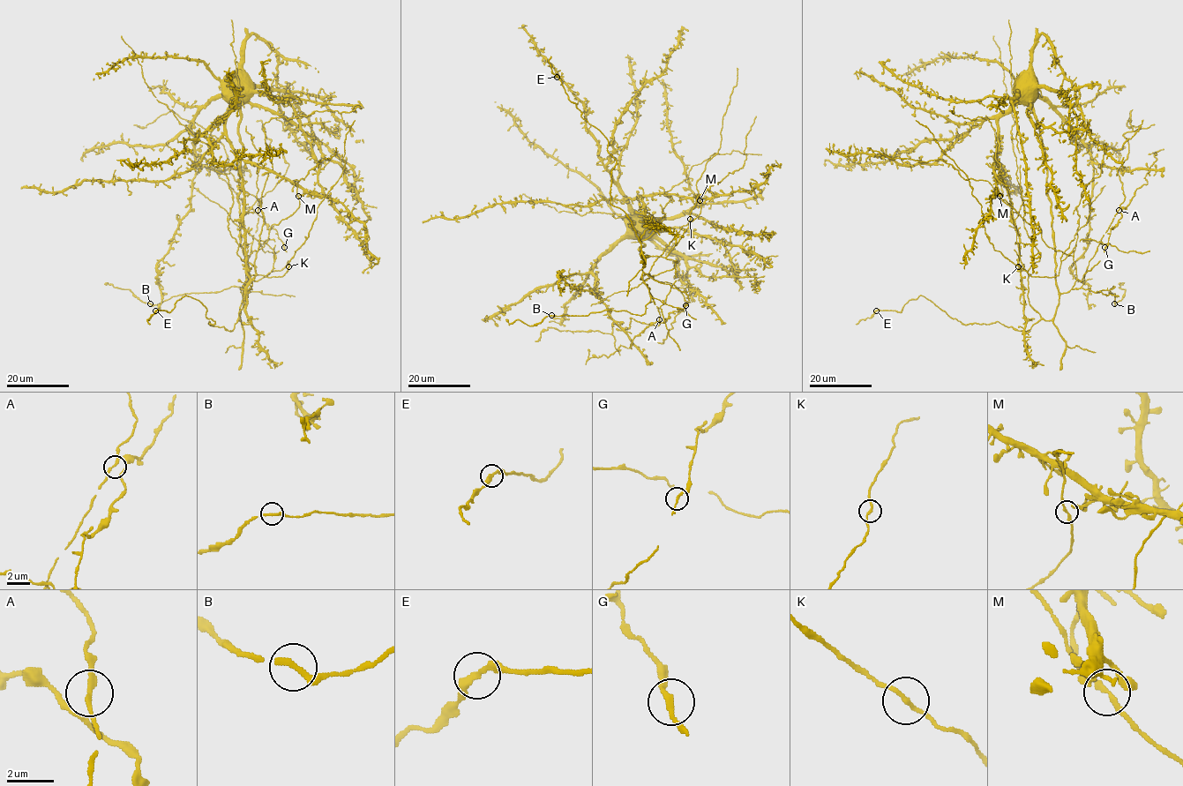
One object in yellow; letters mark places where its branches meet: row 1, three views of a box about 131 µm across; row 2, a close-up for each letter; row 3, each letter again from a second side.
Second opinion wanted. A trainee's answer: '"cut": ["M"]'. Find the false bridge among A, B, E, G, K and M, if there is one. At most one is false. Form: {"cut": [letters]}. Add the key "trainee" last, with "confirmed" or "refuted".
{"cut": [], "trainee": "refuted"}

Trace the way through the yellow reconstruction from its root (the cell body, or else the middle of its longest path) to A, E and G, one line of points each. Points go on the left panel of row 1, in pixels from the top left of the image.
A: (235, 86), (243, 147), (238, 203), (247, 280), (242, 293), (258, 210)
E: (235, 86), (247, 270), (240, 320), (232, 331), (211, 325), (205, 307), (186, 295), (170, 311), (156, 310)
G: (235, 86), (243, 147), (238, 203), (247, 280), (242, 293), (259, 216), (255, 212), (277, 232), (284, 247)

